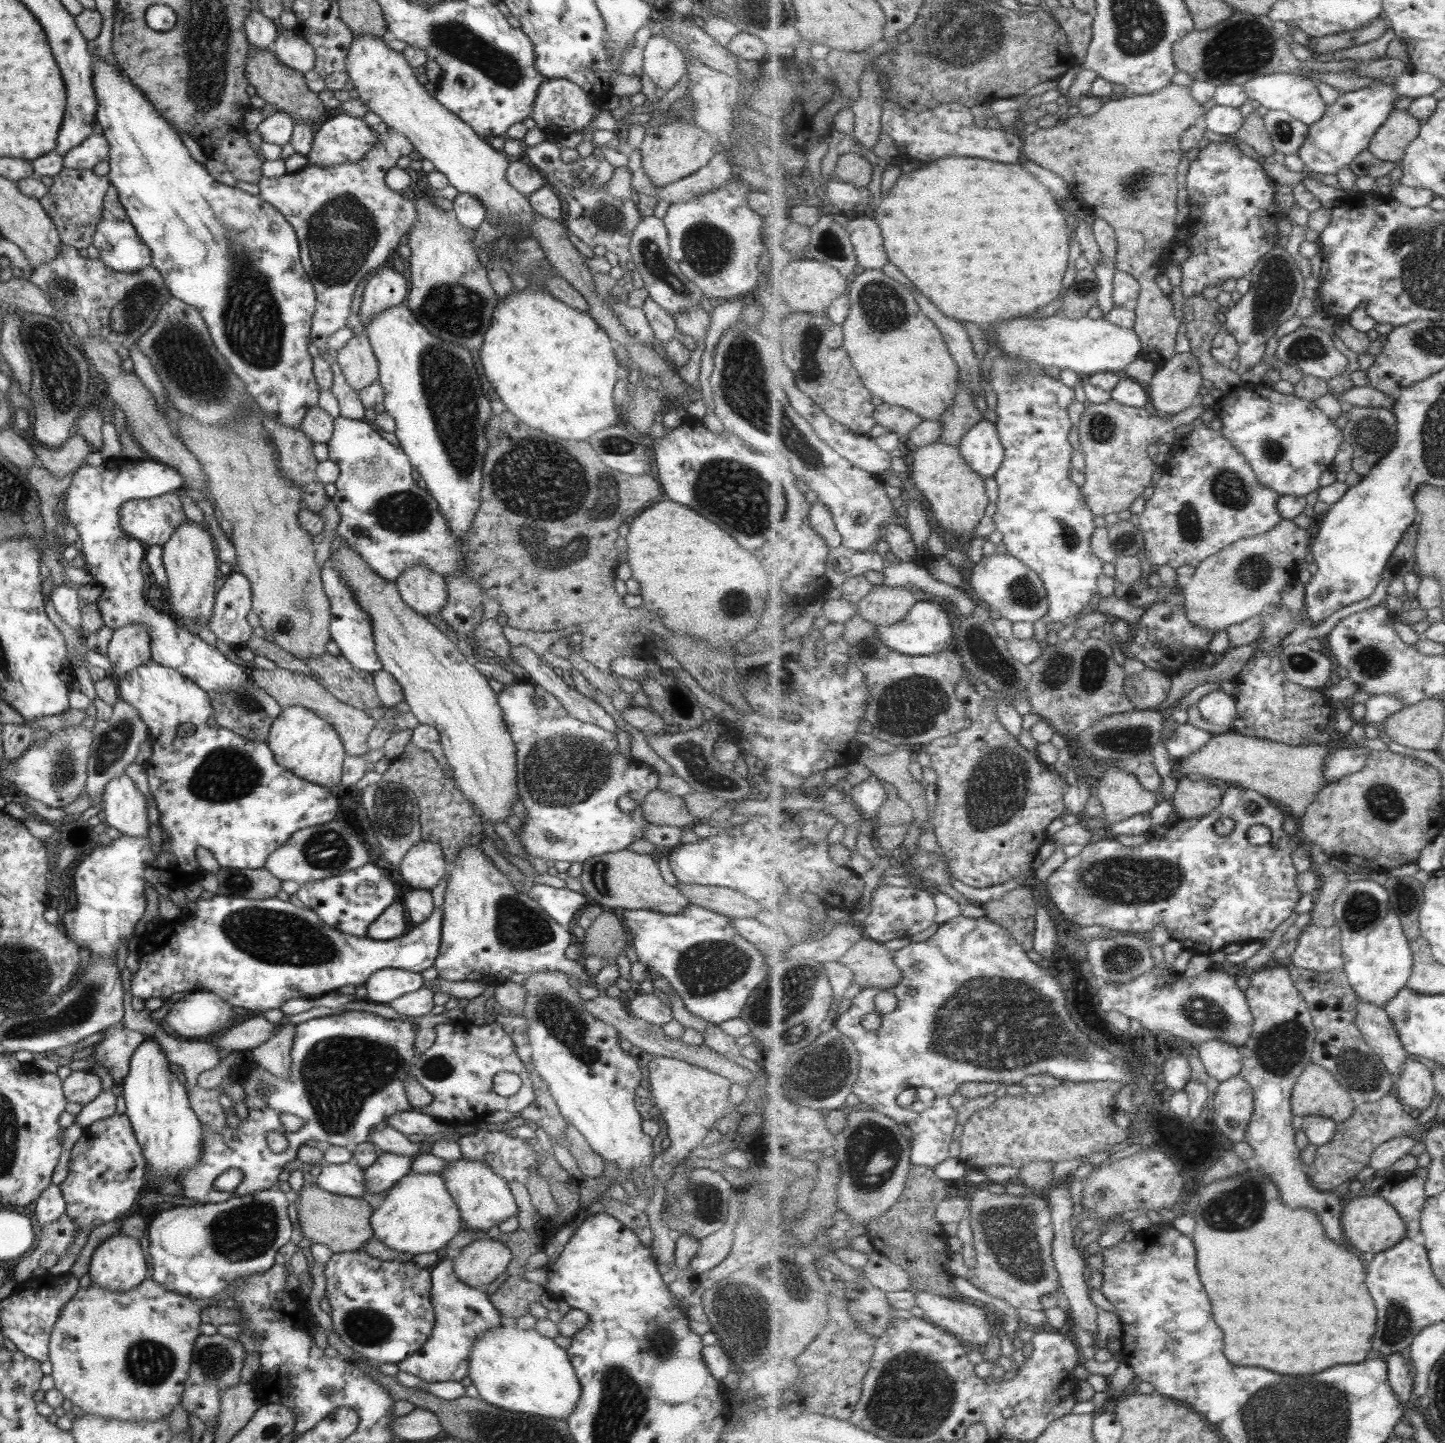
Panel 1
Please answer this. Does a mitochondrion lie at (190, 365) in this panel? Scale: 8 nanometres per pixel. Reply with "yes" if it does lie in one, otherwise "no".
yes

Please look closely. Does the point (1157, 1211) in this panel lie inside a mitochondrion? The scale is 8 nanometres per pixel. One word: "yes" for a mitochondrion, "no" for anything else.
no

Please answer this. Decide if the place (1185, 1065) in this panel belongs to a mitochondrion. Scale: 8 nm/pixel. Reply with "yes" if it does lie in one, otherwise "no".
no

